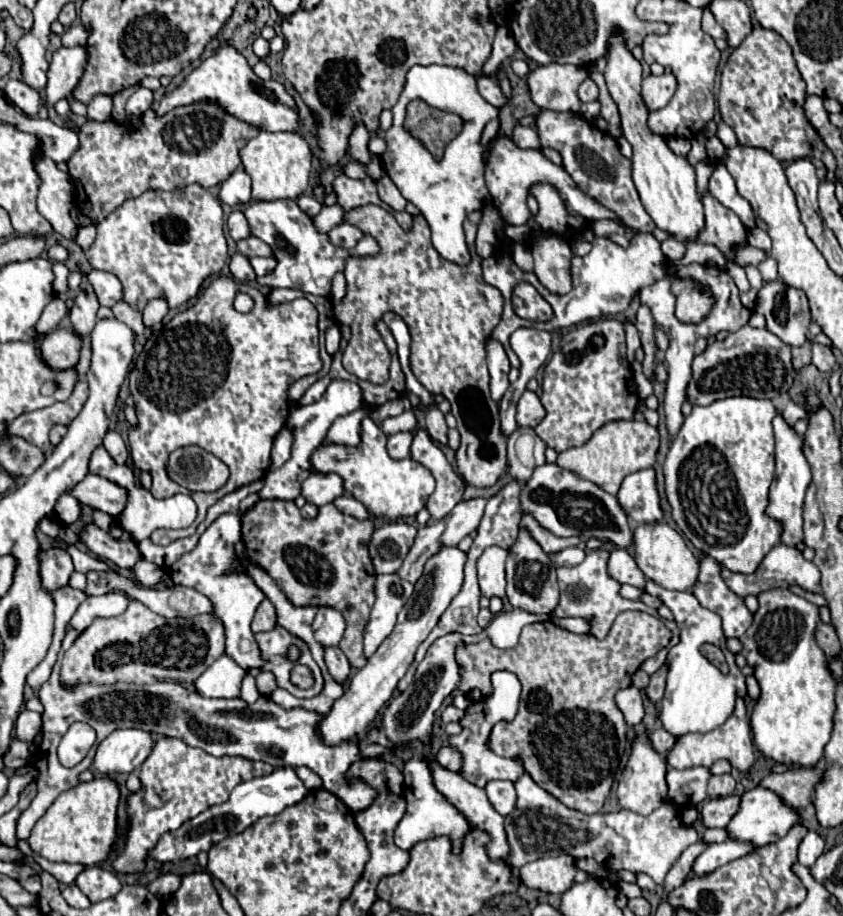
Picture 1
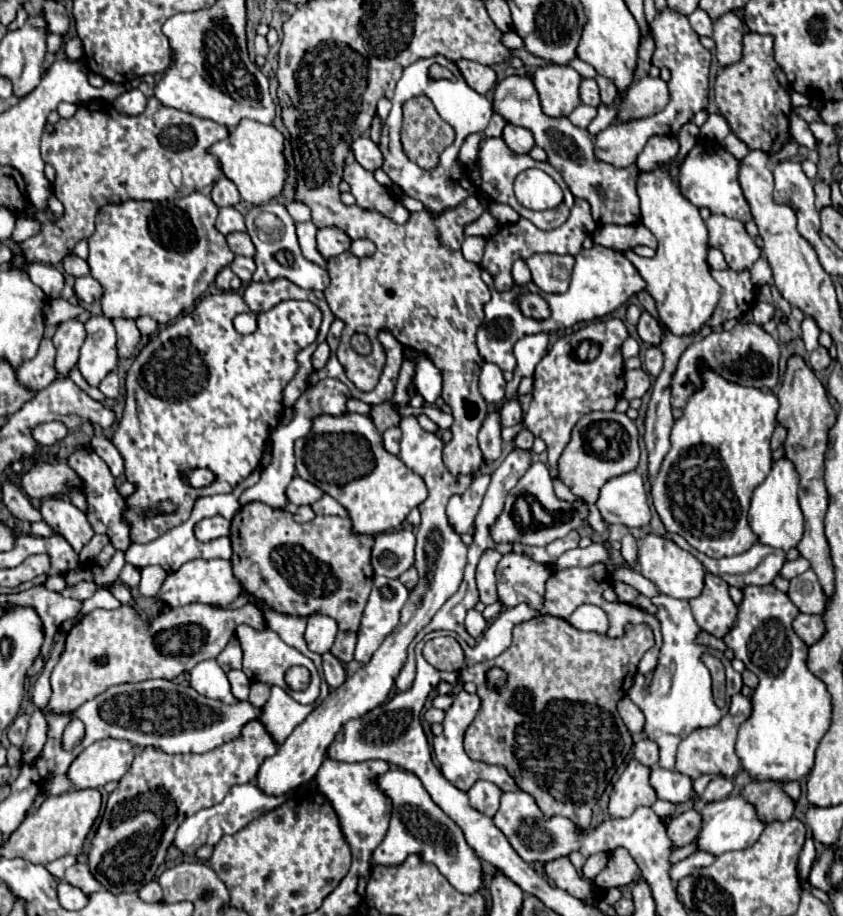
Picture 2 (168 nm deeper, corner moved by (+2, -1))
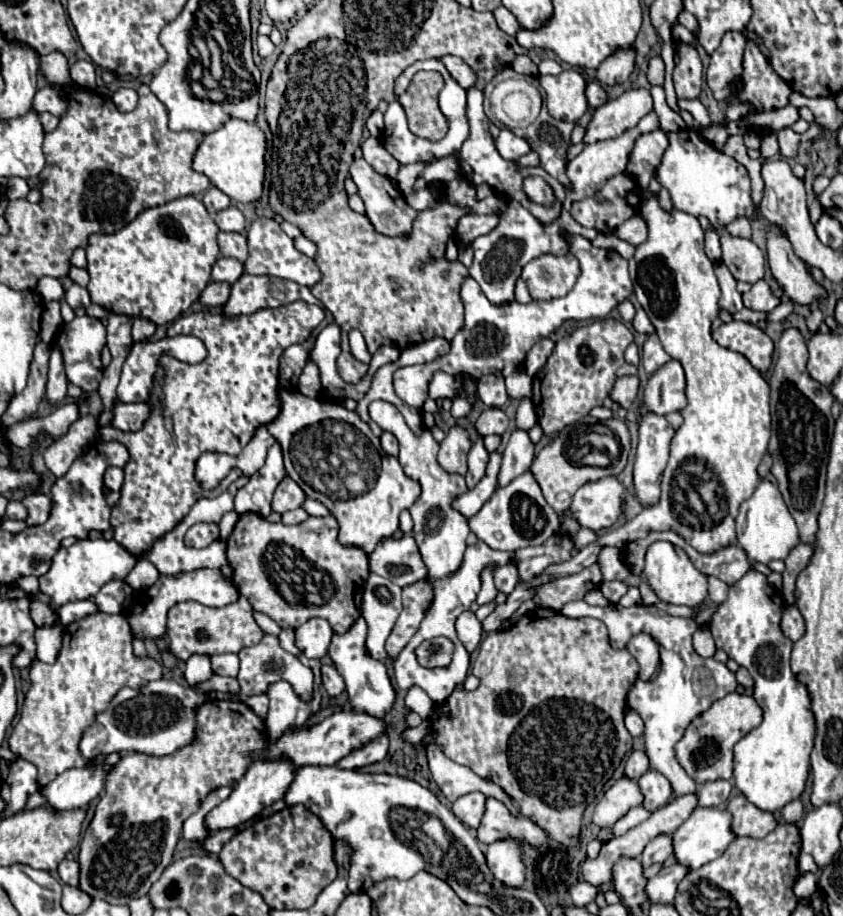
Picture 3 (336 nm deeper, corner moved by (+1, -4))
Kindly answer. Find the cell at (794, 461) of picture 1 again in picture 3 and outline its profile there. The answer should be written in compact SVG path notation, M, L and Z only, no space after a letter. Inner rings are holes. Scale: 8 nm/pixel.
M763 479L757 485L755 493L747 501L743 501L737 516L737 541L745 549L749 559L757 563L769 563L771 559L785 559L791 553L791 549L795 549L801 543L797 523L789 513L777 483Z

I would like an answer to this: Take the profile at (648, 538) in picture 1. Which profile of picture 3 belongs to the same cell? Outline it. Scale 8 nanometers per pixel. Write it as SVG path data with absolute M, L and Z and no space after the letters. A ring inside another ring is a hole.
M655 541L645 555L645 569L643 575L647 577L647 583L657 593L659 599L675 603L675 605L687 605L697 607L707 599L707 577L693 565L693 561L687 557L687 553L667 541Z

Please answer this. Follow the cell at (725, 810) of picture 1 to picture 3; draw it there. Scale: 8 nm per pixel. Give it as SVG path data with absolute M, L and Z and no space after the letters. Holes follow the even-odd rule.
M661 835L655 837L643 851L641 863L643 867L649 867L653 863L663 863L673 855L673 835Z

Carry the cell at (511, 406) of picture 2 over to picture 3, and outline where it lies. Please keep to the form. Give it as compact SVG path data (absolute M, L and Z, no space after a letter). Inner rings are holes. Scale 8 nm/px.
M485 409L481 413L481 417L475 423L477 431L485 437L485 435L503 435L509 429L509 417L505 415L503 409Z

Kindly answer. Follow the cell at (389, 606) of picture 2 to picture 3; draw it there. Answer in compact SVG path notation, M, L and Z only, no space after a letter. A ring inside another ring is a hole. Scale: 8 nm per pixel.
M371 573L363 589L361 615L367 621L365 649L373 659L387 661L385 641L391 635L401 609L401 587L393 585L385 577Z

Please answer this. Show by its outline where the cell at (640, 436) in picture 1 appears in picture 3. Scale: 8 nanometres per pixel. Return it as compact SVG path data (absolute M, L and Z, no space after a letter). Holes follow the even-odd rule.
M617 417L607 420L606 424L615 431L615 435L619 437L619 443L621 443L621 457L612 462L609 466L597 467L573 465L573 463L567 459L567 455L565 455L565 441L567 441L567 439L565 439L563 435L561 435L561 437L555 437L547 447L543 447L543 451L535 457L535 461L533 461L533 465L531 465L531 471L533 471L533 475L537 477L537 483L541 485L547 503L559 513L561 523L560 533L565 533L565 528L563 527L563 511L571 505L571 499L573 499L575 491L577 491L579 487L583 487L585 483L599 481L599 479L607 477L607 475L615 475L615 477L617 477L617 475L625 469L625 465L627 465L627 455L629 455L629 449L631 449L631 437L629 437L629 429L627 429L627 425L625 425L621 419L617 419Z

